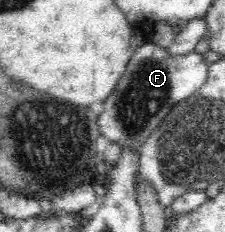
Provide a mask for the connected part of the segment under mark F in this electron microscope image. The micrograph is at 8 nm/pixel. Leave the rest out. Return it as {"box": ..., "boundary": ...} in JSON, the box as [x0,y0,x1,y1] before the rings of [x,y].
{"box":[99,41,209,154],"boundary":[[[151,41],[142,44],[131,56],[125,74],[121,76],[121,84],[117,84],[115,92],[103,102],[99,132],[121,148],[134,146],[140,154],[143,142],[161,124],[161,116],[165,116],[165,112],[169,112],[178,101],[185,100],[201,88],[207,80],[209,65],[203,55],[195,51],[175,56]]]}

